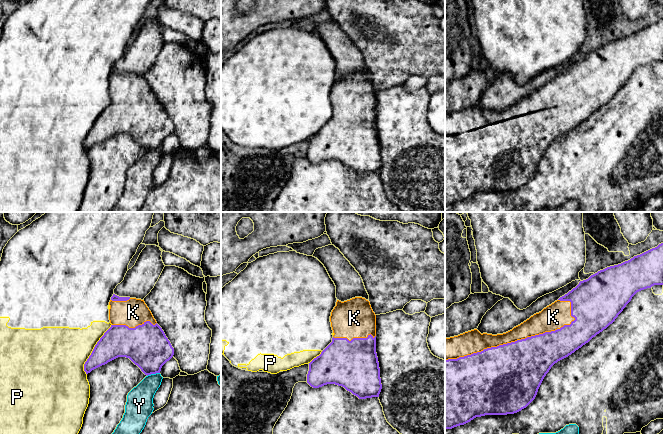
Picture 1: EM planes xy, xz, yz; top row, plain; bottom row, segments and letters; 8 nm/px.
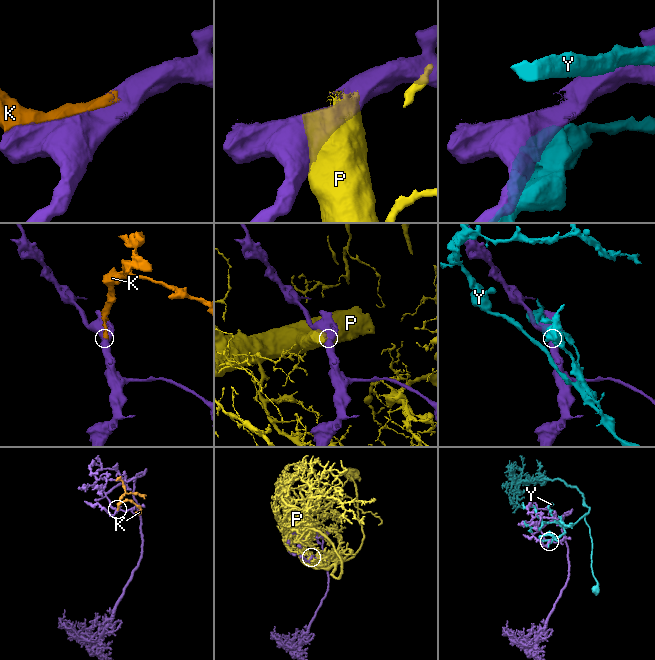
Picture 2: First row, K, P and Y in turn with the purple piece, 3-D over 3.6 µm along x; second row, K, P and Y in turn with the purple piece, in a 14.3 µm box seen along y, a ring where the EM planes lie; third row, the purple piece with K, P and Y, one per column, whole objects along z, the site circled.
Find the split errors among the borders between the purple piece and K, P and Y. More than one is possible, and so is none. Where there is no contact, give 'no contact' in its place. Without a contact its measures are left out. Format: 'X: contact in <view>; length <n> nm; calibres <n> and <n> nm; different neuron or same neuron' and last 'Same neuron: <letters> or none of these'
K: contact in yz; length 1100 nm; calibres 460 and 170 nm; same neuron
P: contact in xy; length 460 nm; calibres 260 and 400 nm; different neuron
Y: contact in xy; length 110 nm; calibres 340 and 200 nm; different neuron
Same neuron: K

